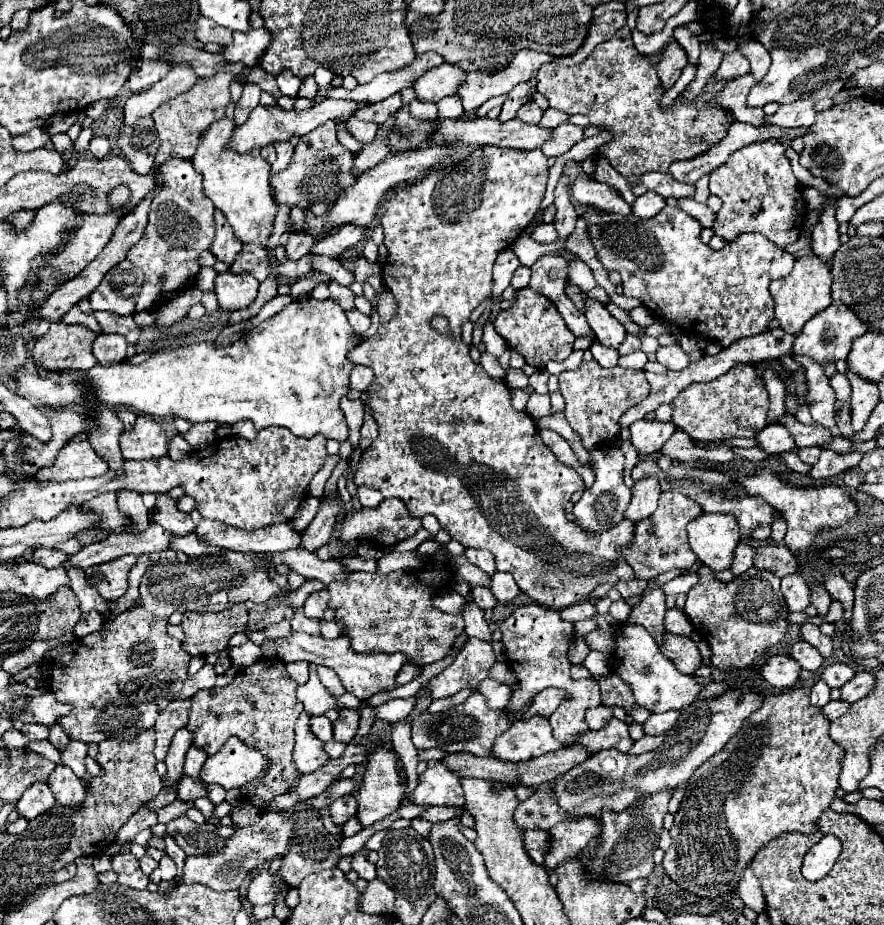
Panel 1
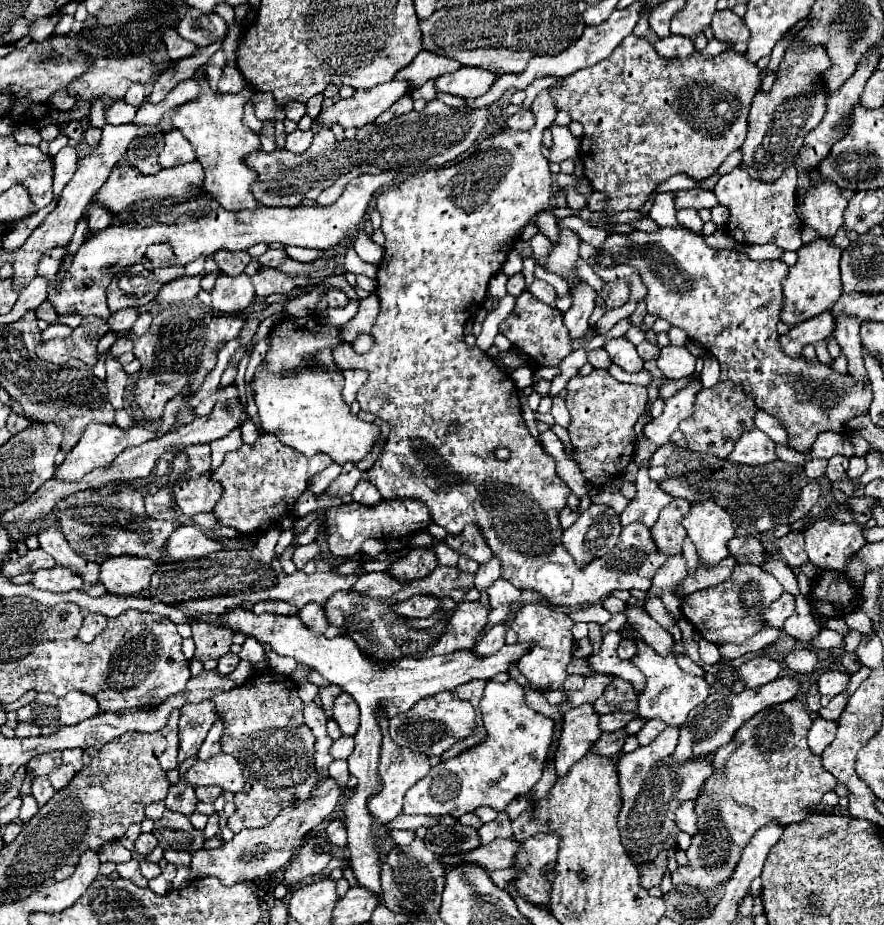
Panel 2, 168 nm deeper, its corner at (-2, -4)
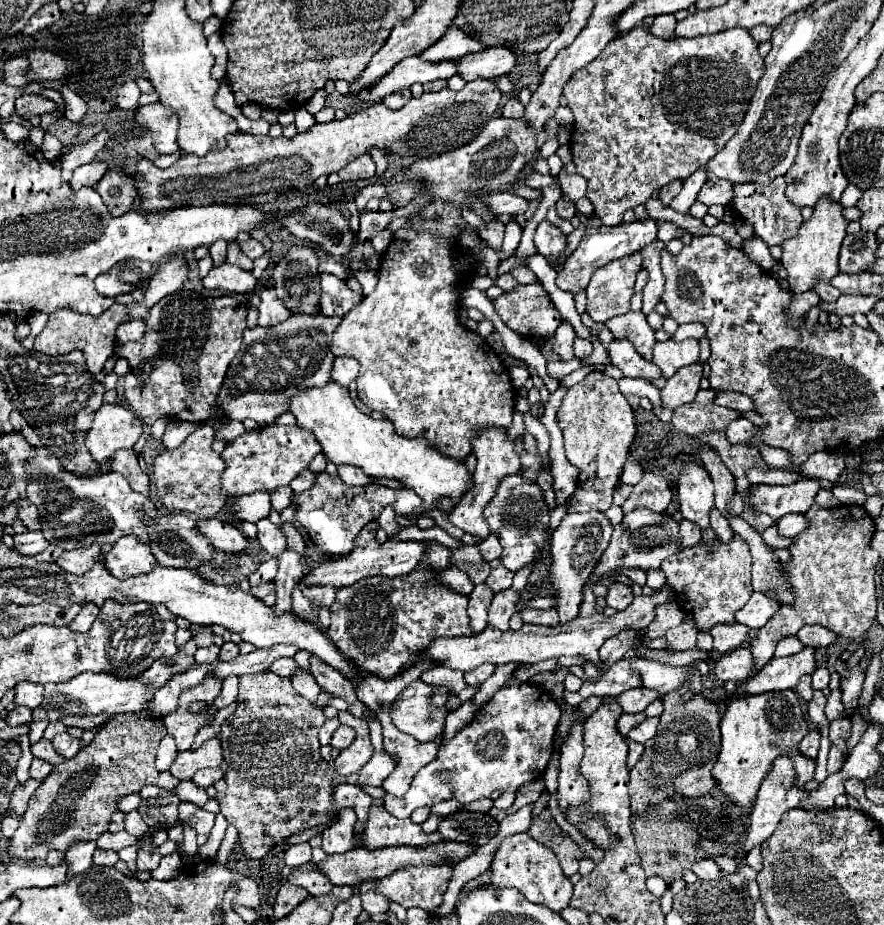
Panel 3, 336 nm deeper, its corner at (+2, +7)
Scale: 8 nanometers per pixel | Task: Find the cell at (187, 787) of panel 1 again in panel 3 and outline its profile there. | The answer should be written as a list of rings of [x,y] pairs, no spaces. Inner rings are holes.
[[[204,768],[204,770],[200,770],[192,780],[194,780],[198,786],[208,788],[208,786],[212,786],[214,782],[218,782],[222,776],[224,776],[224,770],[222,770],[222,768]]]

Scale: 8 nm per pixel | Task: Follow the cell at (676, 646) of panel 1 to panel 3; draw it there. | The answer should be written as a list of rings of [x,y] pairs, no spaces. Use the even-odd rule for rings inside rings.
[[[610,582],[608,584],[608,600],[606,604],[616,608],[616,610],[624,610],[630,606],[630,602],[634,600],[634,594],[632,594],[632,588],[626,586],[626,584],[620,584],[620,582]]]

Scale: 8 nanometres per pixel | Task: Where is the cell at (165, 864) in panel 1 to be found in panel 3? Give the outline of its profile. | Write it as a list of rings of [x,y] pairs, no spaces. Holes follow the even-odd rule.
[[[174,852],[174,854],[162,858],[160,866],[156,870],[152,870],[152,878],[156,878],[156,880],[172,880],[180,872],[182,872],[182,858],[180,858],[178,852]]]

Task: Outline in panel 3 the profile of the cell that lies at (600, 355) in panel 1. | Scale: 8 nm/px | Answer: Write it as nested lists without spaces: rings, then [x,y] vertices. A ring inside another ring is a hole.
[[[576,336],[574,338],[574,354],[576,354],[576,358],[586,358],[586,356],[590,356],[590,352],[592,352],[592,342]]]

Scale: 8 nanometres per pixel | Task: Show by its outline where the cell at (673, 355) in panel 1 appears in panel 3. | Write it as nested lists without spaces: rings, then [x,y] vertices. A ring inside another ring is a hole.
[[[666,340],[654,346],[652,362],[664,372],[666,378],[672,378],[682,366],[694,364],[698,360],[698,340]]]

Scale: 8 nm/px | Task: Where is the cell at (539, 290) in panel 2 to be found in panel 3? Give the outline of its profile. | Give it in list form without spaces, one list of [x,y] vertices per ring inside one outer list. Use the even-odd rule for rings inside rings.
[[[516,266],[516,268],[512,268],[512,276],[520,282],[520,284],[534,284],[538,278],[536,278],[536,274],[528,268],[528,266]]]

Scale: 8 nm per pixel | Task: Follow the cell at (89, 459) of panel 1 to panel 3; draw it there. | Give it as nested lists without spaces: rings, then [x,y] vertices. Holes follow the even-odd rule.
[[[102,404],[94,426],[86,436],[86,446],[96,462],[106,462],[116,450],[132,448],[144,432],[144,424],[118,404]]]

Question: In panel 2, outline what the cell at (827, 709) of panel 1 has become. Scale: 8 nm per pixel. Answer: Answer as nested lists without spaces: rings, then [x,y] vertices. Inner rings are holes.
[[[816,717],[812,727],[810,727],[810,731],[808,731],[810,751],[820,755],[834,741],[834,735],[836,735],[836,721]]]

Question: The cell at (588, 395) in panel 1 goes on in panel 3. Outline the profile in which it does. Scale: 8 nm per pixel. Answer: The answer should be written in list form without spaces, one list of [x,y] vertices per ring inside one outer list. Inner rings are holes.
[[[592,372],[580,384],[568,388],[558,410],[558,424],[564,434],[566,458],[578,470],[578,486],[568,504],[568,512],[606,512],[612,506],[612,494],[620,482],[622,466],[636,434],[634,412],[618,390],[618,382],[602,372]]]

